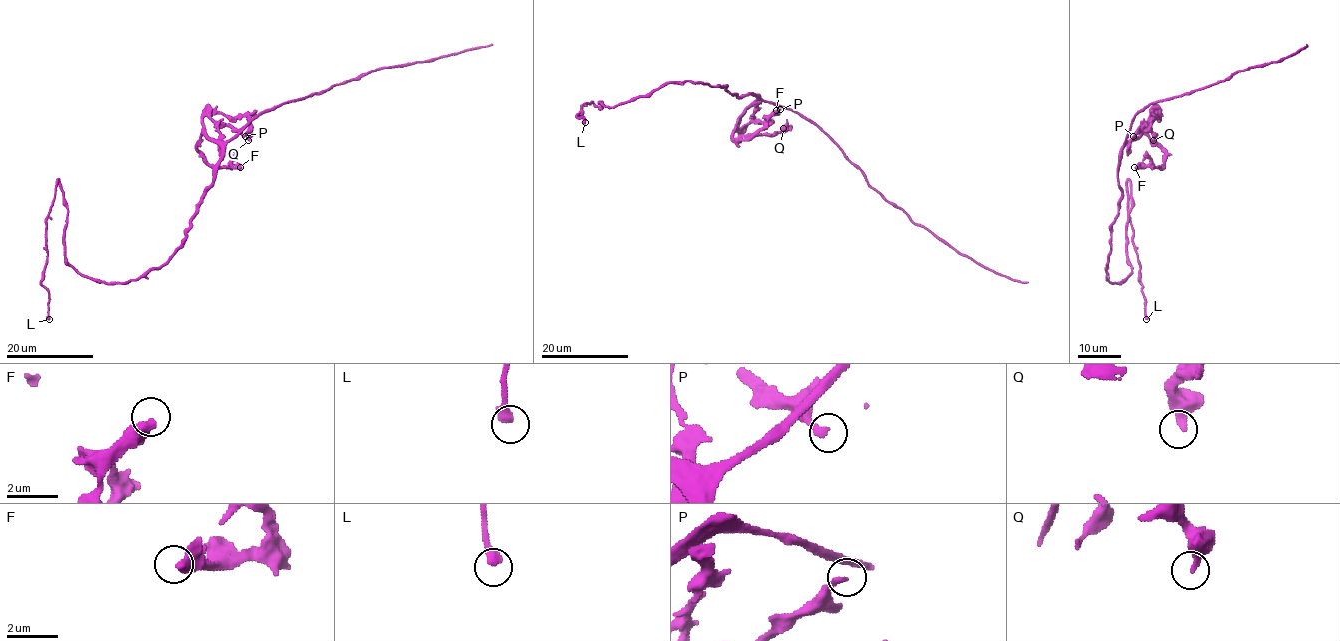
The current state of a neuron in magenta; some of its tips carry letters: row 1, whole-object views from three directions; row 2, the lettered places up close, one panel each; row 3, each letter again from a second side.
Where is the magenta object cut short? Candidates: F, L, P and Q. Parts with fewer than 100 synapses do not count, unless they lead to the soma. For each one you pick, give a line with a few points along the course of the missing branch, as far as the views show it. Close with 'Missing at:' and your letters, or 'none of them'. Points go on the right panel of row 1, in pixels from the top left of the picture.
Missing at: none of them

